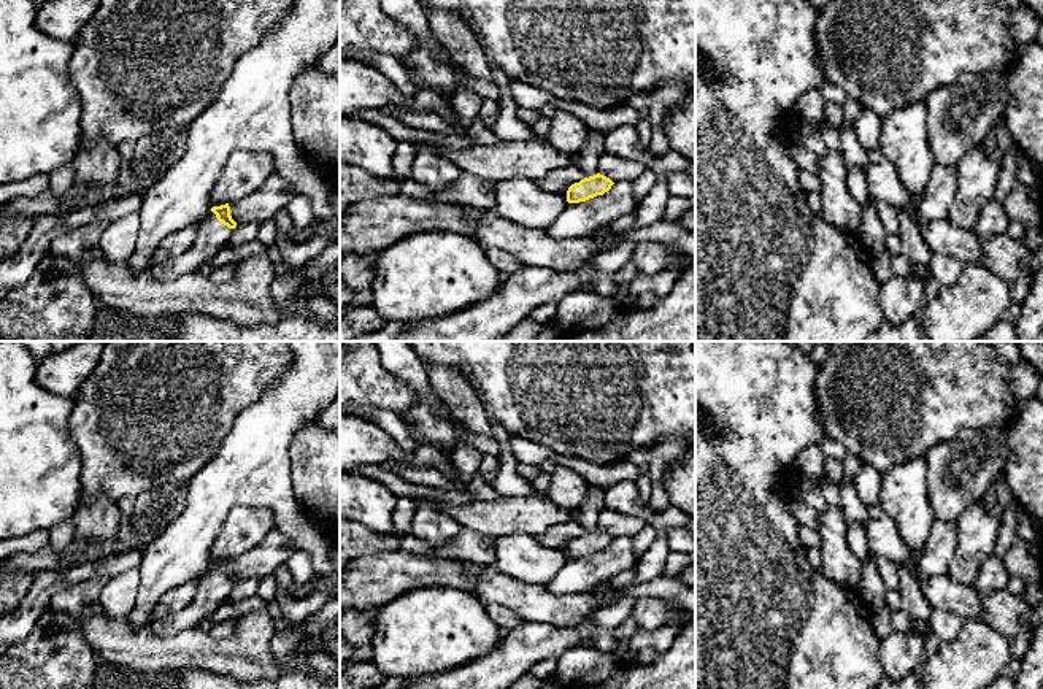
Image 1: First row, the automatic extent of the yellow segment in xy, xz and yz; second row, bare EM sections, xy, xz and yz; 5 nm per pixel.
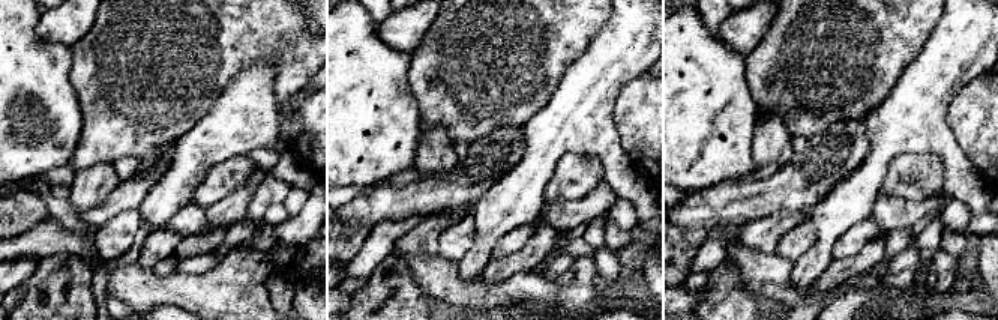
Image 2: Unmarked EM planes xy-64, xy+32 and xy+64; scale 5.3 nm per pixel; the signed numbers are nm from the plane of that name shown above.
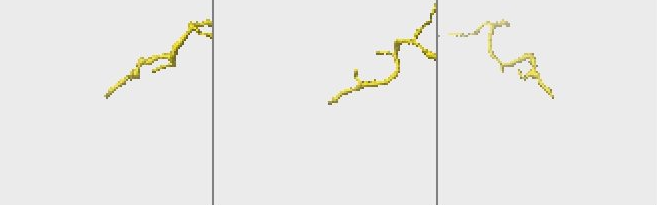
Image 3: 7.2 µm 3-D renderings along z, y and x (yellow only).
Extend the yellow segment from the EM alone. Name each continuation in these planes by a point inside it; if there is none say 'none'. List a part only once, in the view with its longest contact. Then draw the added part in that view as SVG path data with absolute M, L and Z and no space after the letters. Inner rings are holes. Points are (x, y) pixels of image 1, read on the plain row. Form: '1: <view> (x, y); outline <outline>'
1: xy (211, 591); outline M213 567L198 579L197 594L183 610L165 618L151 621L149 627L159 637L173 637L184 629L194 629L206 618L216 614L217 606L227 602L233 584L217 576Z

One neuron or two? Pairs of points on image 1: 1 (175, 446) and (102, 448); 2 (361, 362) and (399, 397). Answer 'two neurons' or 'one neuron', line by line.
1: one neuron
2: one neuron

